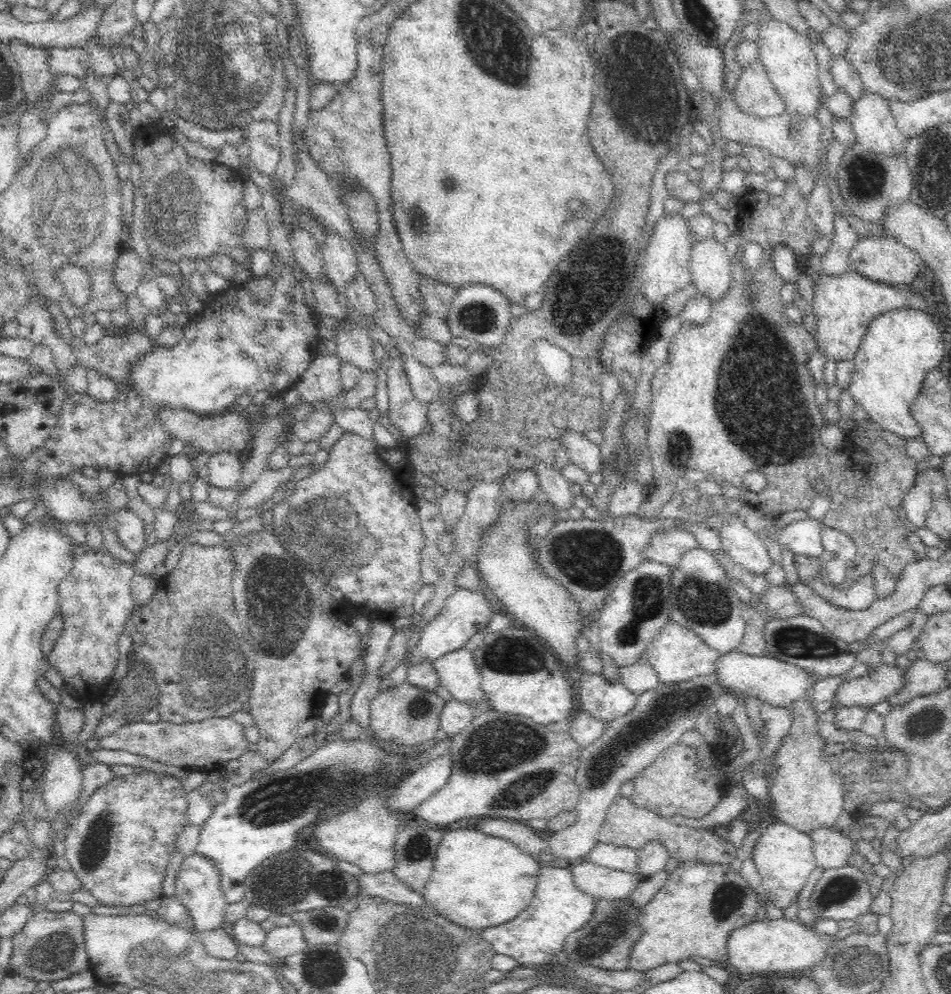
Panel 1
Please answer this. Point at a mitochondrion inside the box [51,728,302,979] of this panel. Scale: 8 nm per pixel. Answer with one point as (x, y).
(97, 842)

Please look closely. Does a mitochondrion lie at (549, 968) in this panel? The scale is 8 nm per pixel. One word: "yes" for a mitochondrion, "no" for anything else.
no

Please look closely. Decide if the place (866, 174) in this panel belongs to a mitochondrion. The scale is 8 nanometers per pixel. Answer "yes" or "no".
yes

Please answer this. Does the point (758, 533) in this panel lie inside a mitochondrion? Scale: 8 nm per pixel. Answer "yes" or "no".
no

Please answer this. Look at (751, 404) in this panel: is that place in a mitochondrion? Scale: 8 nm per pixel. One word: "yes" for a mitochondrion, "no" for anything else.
yes

